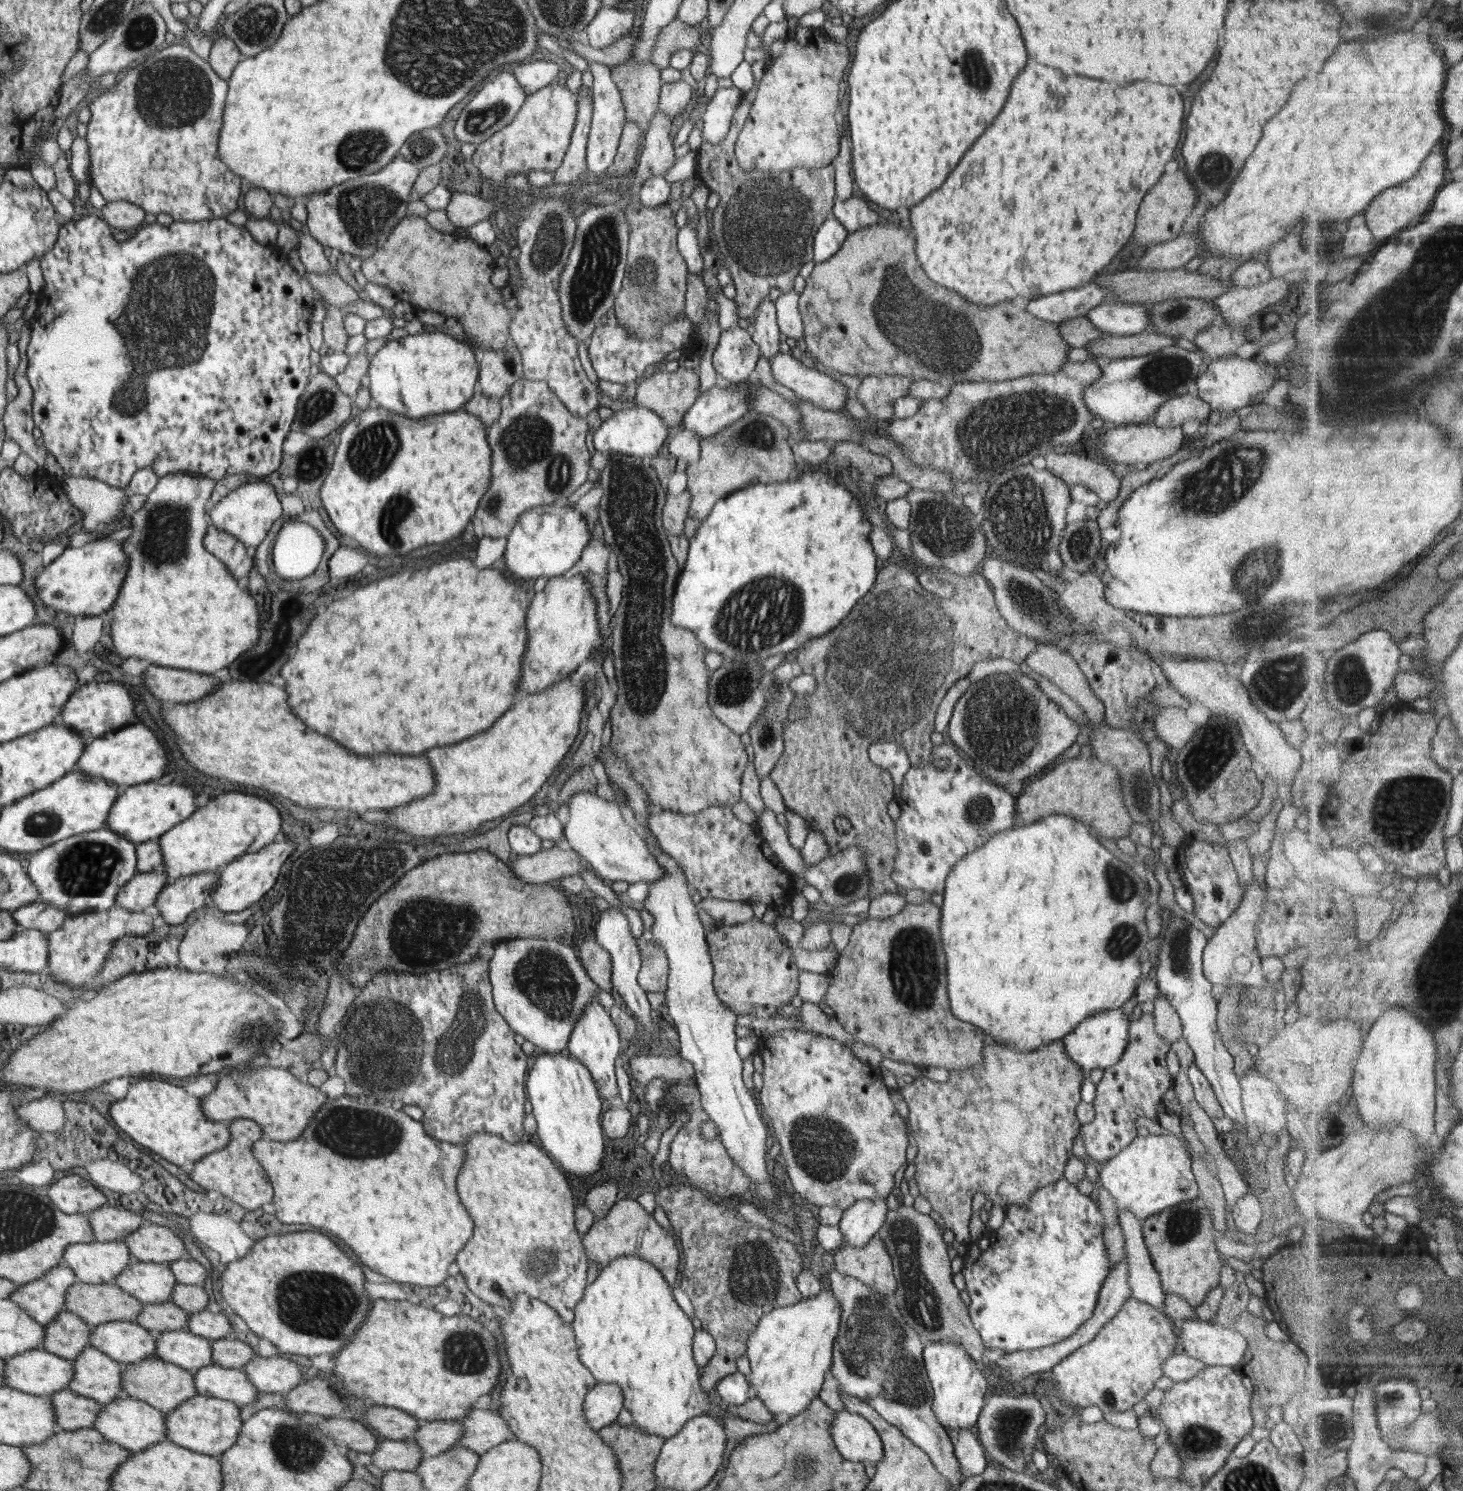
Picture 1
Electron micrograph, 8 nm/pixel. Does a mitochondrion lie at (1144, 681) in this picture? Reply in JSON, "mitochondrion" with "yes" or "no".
{"mitochondrion":"no"}

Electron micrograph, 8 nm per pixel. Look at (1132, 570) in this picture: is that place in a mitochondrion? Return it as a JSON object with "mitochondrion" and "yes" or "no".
{"mitochondrion":"no"}

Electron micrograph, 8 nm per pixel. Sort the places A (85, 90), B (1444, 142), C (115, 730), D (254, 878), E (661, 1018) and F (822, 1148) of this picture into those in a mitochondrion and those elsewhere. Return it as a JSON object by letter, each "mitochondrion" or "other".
{"A":"other","B":"other","C":"other","D":"other","E":"other","F":"mitochondrion"}

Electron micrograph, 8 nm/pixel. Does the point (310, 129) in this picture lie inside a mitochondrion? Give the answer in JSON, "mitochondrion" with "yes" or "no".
{"mitochondrion":"no"}

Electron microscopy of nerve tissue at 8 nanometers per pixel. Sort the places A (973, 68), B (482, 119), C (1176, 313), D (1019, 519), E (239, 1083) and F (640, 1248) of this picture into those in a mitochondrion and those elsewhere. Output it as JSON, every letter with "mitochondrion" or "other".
{"A":"mitochondrion","B":"mitochondrion","C":"mitochondrion","D":"mitochondrion","E":"mitochondrion","F":"other"}

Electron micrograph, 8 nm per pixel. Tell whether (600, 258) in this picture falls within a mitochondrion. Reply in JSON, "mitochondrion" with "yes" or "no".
{"mitochondrion":"yes"}

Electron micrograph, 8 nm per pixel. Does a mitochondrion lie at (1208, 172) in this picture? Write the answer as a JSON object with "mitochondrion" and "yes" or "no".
{"mitochondrion":"yes"}

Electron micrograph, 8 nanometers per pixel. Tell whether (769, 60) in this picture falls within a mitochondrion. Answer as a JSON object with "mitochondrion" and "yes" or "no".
{"mitochondrion":"no"}

